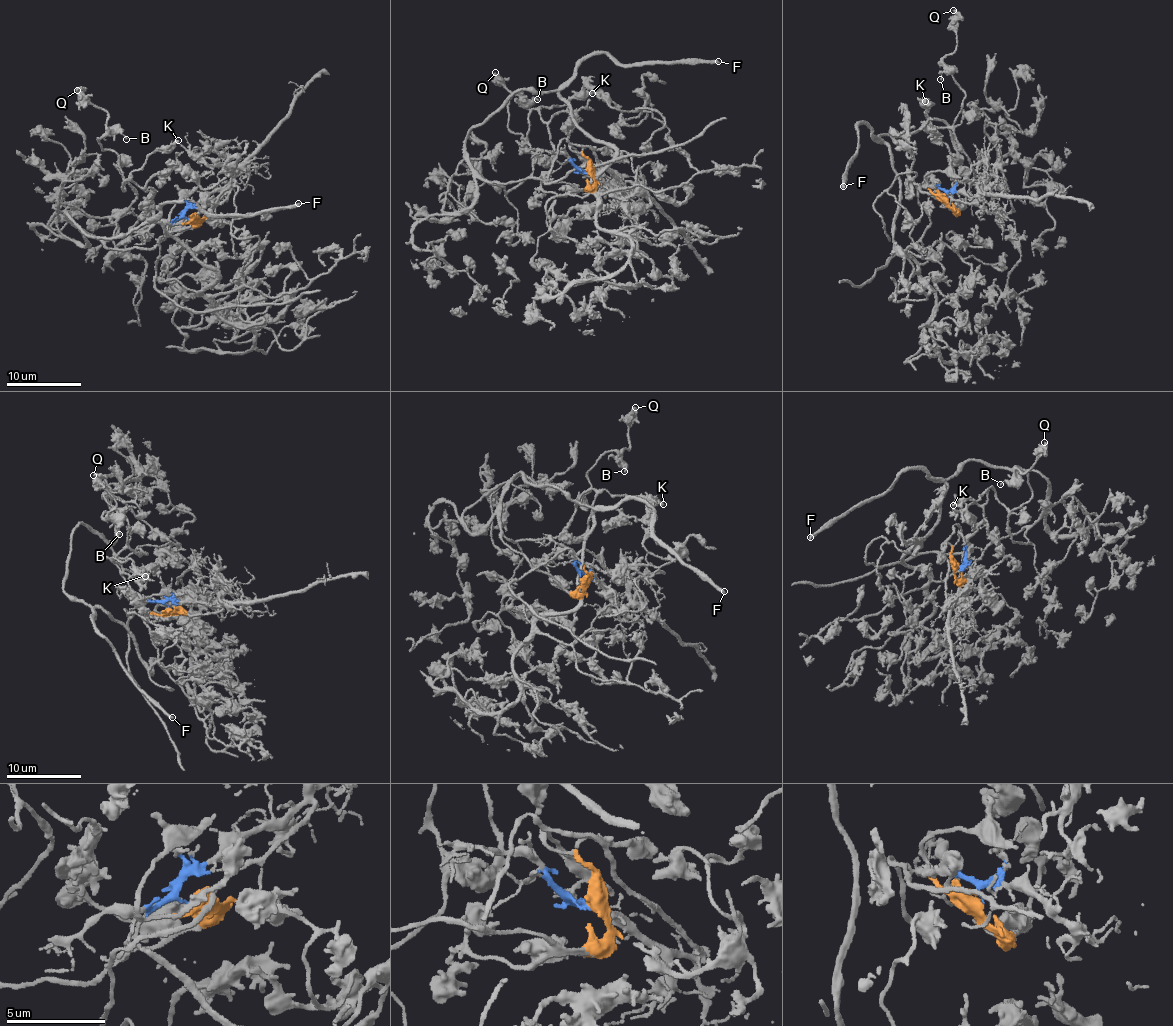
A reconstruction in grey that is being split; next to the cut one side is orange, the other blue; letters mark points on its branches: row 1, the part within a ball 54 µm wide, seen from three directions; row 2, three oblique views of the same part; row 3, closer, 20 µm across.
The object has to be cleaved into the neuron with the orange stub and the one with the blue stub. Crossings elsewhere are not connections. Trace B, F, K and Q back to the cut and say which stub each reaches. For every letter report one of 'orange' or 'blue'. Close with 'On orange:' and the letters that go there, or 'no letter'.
B: orange
F: orange
K: orange
Q: orange
On orange: B, F, K, Q

